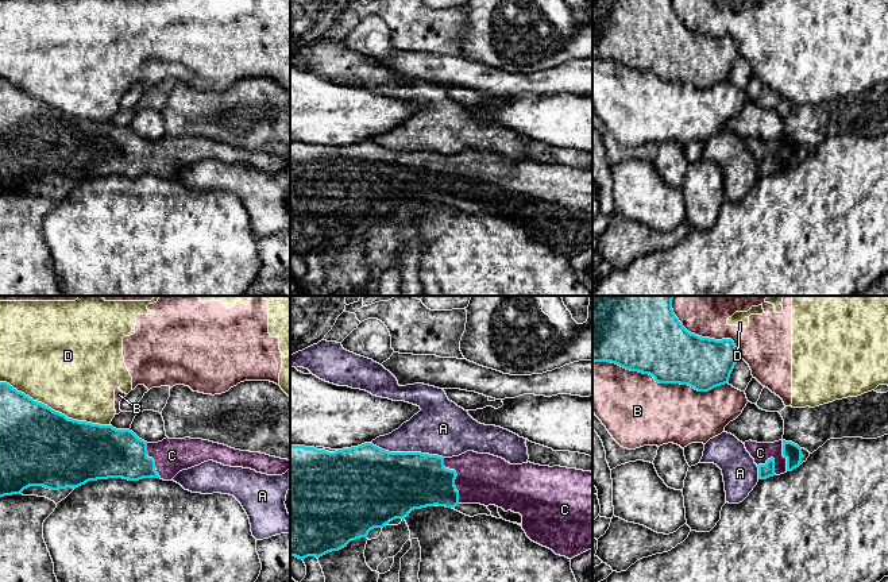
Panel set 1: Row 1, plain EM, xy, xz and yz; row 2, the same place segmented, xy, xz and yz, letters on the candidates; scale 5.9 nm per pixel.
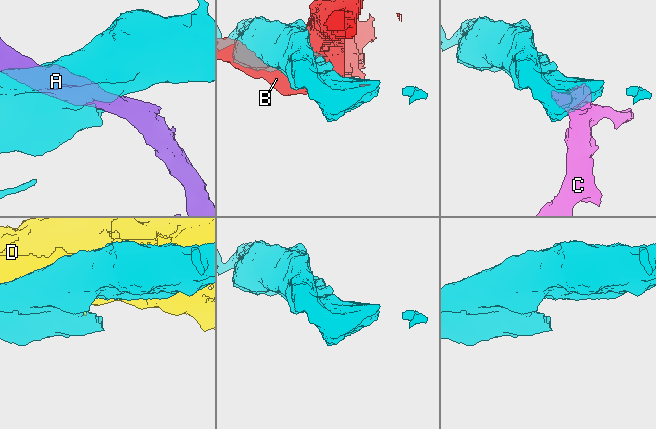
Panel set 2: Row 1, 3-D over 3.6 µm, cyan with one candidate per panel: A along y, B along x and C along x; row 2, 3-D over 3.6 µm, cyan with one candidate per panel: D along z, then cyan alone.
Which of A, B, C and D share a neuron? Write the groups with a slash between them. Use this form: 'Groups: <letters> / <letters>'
Groups: A / B D / C

